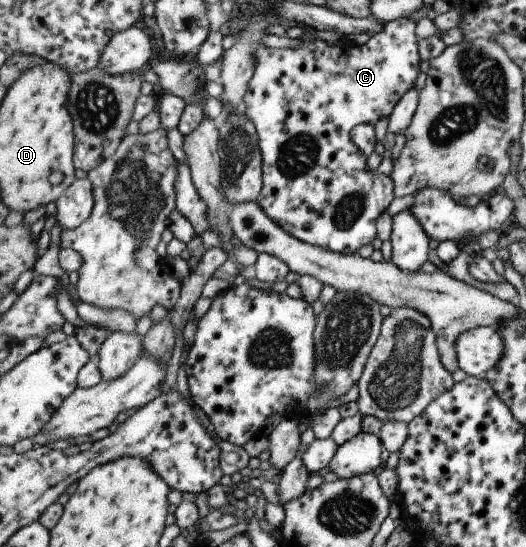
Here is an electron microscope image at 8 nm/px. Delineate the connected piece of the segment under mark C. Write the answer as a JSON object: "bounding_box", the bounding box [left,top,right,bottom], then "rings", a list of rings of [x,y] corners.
{"bounding_box":[243,17,421,254],"rings":[[[403,17],[393,22],[388,22],[384,26],[384,30],[380,32],[380,34],[376,34],[376,36],[370,37],[369,41],[367,41],[362,46],[348,46],[348,45],[337,45],[337,44],[330,44],[325,42],[324,40],[313,39],[313,33],[311,37],[308,35],[304,35],[302,37],[302,45],[296,49],[294,48],[286,48],[286,49],[276,49],[276,48],[262,48],[262,50],[258,50],[257,58],[258,64],[254,74],[253,80],[250,82],[249,85],[249,92],[246,92],[245,95],[245,105],[243,110],[252,118],[254,124],[257,125],[259,144],[261,145],[262,155],[265,157],[265,163],[263,166],[263,173],[264,173],[264,187],[262,188],[261,196],[258,198],[258,204],[264,208],[264,211],[272,220],[274,220],[275,224],[278,224],[285,232],[288,232],[291,236],[302,240],[302,242],[306,242],[308,244],[312,244],[314,246],[320,246],[320,248],[326,248],[326,250],[330,250],[330,252],[340,252],[340,254],[356,254],[359,248],[362,248],[364,245],[370,245],[372,240],[376,240],[378,237],[378,232],[376,232],[376,220],[380,218],[380,214],[382,212],[387,212],[388,208],[392,205],[392,202],[397,198],[397,194],[395,193],[395,185],[394,180],[390,176],[386,176],[386,174],[382,174],[382,172],[377,172],[377,170],[368,170],[368,162],[366,159],[368,156],[354,143],[353,140],[353,131],[354,128],[361,126],[362,124],[371,124],[375,126],[378,120],[382,120],[382,118],[390,119],[390,116],[393,115],[394,110],[397,108],[397,105],[401,103],[402,96],[406,96],[406,92],[410,92],[414,86],[416,86],[416,80],[418,80],[418,76],[420,76],[421,71],[421,54],[419,53],[419,41],[418,36],[416,36],[416,22],[410,17]]]}

